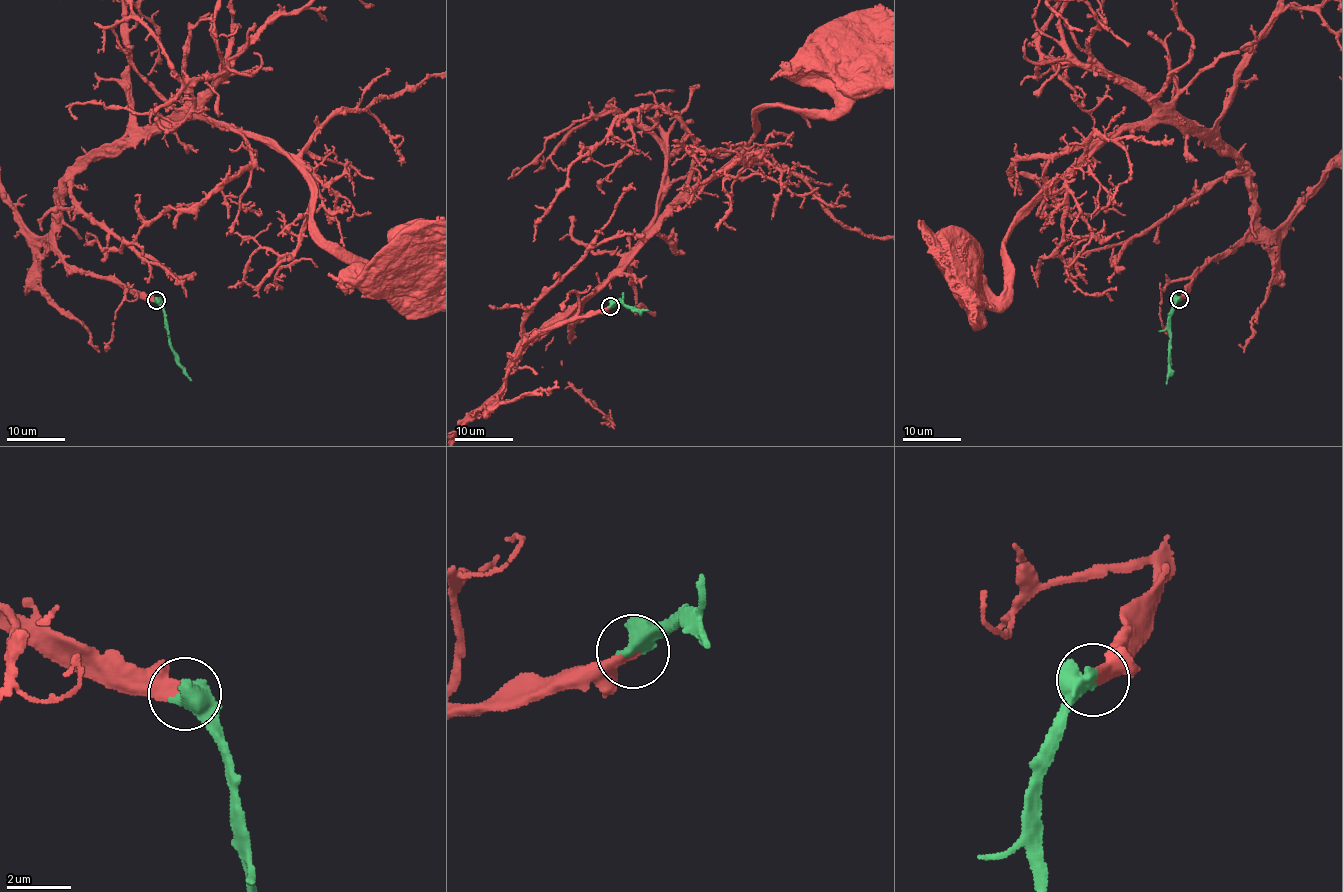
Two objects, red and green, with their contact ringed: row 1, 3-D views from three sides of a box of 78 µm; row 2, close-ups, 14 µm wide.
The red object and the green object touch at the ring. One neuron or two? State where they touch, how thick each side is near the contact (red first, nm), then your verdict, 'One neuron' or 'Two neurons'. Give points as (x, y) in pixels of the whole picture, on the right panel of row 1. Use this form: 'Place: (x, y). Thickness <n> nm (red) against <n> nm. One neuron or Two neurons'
Place: (1179, 299). Thickness 440 nm (red) against 650 nm. One neuron

